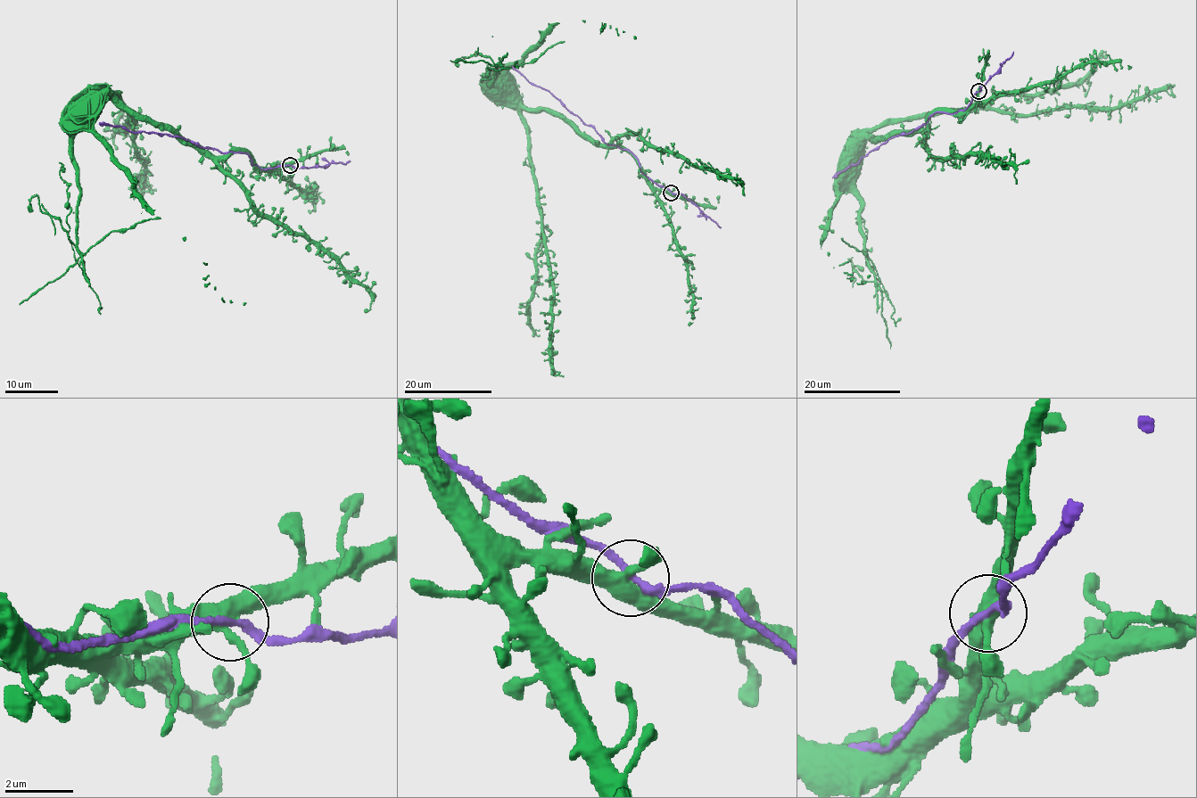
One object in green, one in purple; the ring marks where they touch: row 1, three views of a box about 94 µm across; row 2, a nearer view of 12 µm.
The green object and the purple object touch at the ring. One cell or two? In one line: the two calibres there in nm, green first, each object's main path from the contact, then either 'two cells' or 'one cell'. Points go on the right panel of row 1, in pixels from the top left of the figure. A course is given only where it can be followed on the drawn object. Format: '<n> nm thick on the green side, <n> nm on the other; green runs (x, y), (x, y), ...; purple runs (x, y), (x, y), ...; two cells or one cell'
420 nm thick on the green side, 200 nm on the other; green runs (978, 90), (961, 111), (930, 116), (925, 134), (875, 141), (868, 134), (945, 112), (1120, 108), (1174, 85); purple runs (978, 91), (966, 109), (955, 113), (933, 114), (927, 123), (888, 139), (855, 165), (836, 173), (832, 178); two cells

